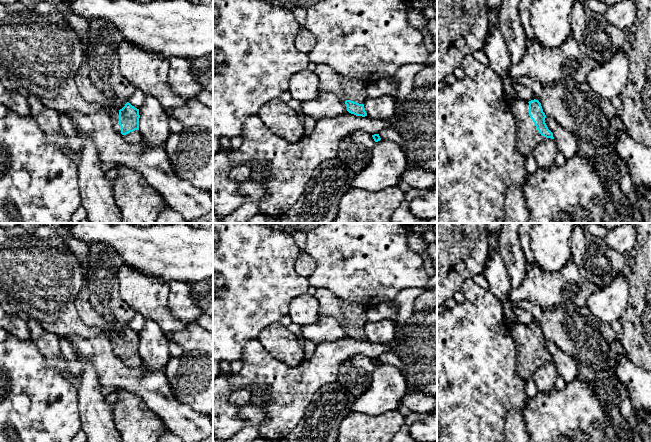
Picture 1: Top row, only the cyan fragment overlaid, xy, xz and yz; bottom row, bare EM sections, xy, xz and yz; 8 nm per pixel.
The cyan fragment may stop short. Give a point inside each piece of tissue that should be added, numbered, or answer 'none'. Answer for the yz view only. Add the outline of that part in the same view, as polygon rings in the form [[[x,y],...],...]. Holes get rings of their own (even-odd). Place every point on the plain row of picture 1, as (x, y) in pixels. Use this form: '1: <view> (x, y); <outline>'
1: yz (528, 361); [[[514,324],[510,328],[510,333],[516,344],[517,363],[516,371],[524,381],[532,377],[535,370],[546,361],[542,360],[534,346],[529,340],[529,327],[523,324]]]

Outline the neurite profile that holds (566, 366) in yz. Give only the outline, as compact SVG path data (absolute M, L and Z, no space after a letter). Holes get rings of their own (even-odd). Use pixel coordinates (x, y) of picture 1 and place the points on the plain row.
M546 340L545 347L553 357L558 376L561 376L566 383L576 379L578 376L578 368L575 360L552 341Z

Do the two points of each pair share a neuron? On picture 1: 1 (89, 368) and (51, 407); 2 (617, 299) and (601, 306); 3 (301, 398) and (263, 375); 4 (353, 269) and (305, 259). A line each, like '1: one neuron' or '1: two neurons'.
1: two neurons
2: one neuron
3: one neuron
4: two neurons

